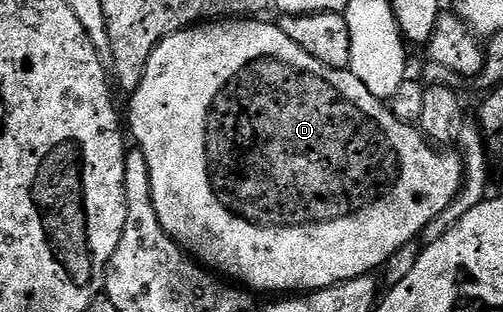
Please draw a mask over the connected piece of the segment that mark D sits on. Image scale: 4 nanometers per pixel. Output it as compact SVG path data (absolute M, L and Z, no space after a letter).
M208 20L202 24L188 26L187 29L178 30L173 36L169 36L164 42L161 42L158 48L149 56L149 64L145 68L141 84L136 88L135 93L130 95L131 111L125 114L125 122L129 127L130 137L131 134L135 137L134 145L143 153L147 161L147 171L151 174L151 199L157 212L157 220L161 220L161 228L165 228L167 235L174 242L179 243L188 254L198 259L202 265L208 268L214 267L220 275L228 274L228 276L223 276L250 288L252 291L310 292L312 290L324 290L326 286L335 286L338 282L348 282L361 277L363 274L378 271L405 244L416 241L422 235L423 229L438 214L445 212L445 208L449 208L452 200L459 195L460 190L463 189L463 159L458 153L442 154L439 151L442 149L432 145L414 125L397 120L397 116L393 116L390 109L384 105L380 98L373 96L373 92L369 92L369 88L365 88L365 84L361 84L361 80L357 80L357 76L351 73L350 69L329 68L325 64L321 64L321 60L313 60L313 56L309 56L309 52L305 52L305 48L297 48L297 44L293 44L293 40L289 40L289 36L285 36L285 32L281 32L281 28L274 21L259 21L263 20Z

